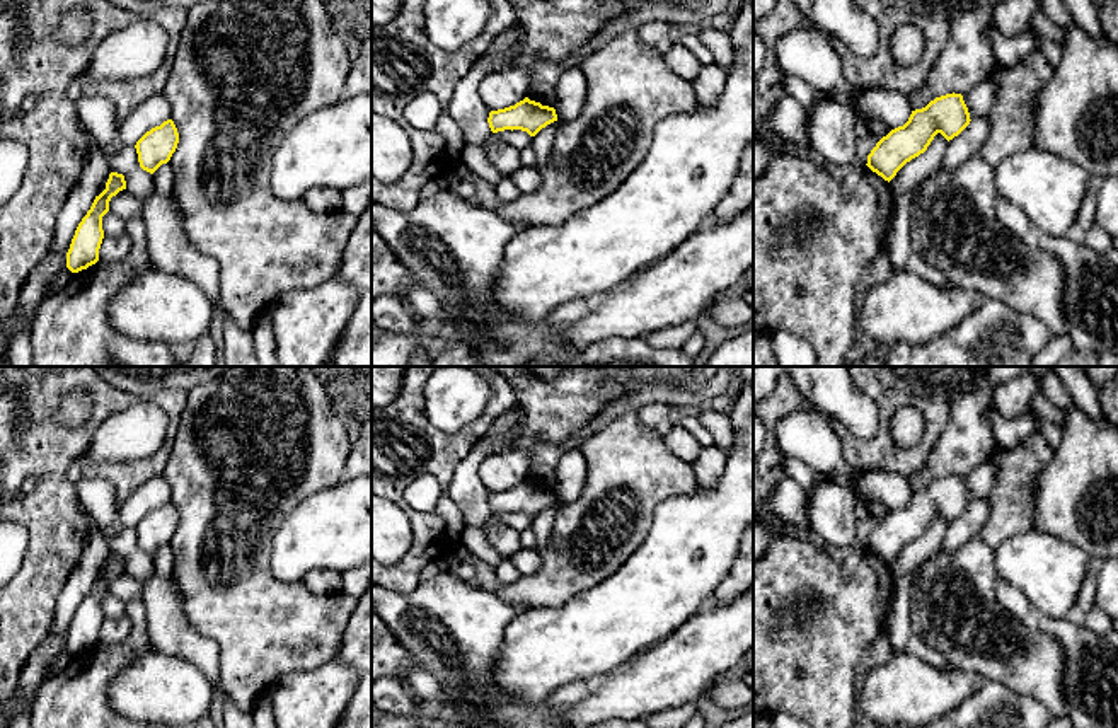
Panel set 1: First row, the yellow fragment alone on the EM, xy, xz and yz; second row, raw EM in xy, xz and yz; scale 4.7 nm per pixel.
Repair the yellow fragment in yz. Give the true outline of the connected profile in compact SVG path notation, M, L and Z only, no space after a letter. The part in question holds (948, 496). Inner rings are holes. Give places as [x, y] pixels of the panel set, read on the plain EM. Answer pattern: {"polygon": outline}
{"polygon": "M961 476L936 479L925 489L912 493L903 508L883 518L867 537L866 547L890 564L907 544L927 532L937 515L949 523L970 503Z"}

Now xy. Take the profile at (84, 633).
{"polygon": "M111 554L106 571L95 578L90 592L78 605L66 634L66 650L72 655L87 651L99 643L99 631L104 621L102 598L109 593L109 583L119 573L126 571L123 556Z"}

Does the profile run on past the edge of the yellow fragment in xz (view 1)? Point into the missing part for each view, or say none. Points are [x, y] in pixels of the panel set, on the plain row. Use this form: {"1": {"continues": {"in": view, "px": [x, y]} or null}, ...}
{"1": {"continues": null}}

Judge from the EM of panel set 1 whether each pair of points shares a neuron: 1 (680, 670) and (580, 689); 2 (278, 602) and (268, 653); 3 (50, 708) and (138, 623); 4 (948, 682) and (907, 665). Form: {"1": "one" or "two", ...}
{"1": "two", "2": "one", "3": "one", "4": "one"}

